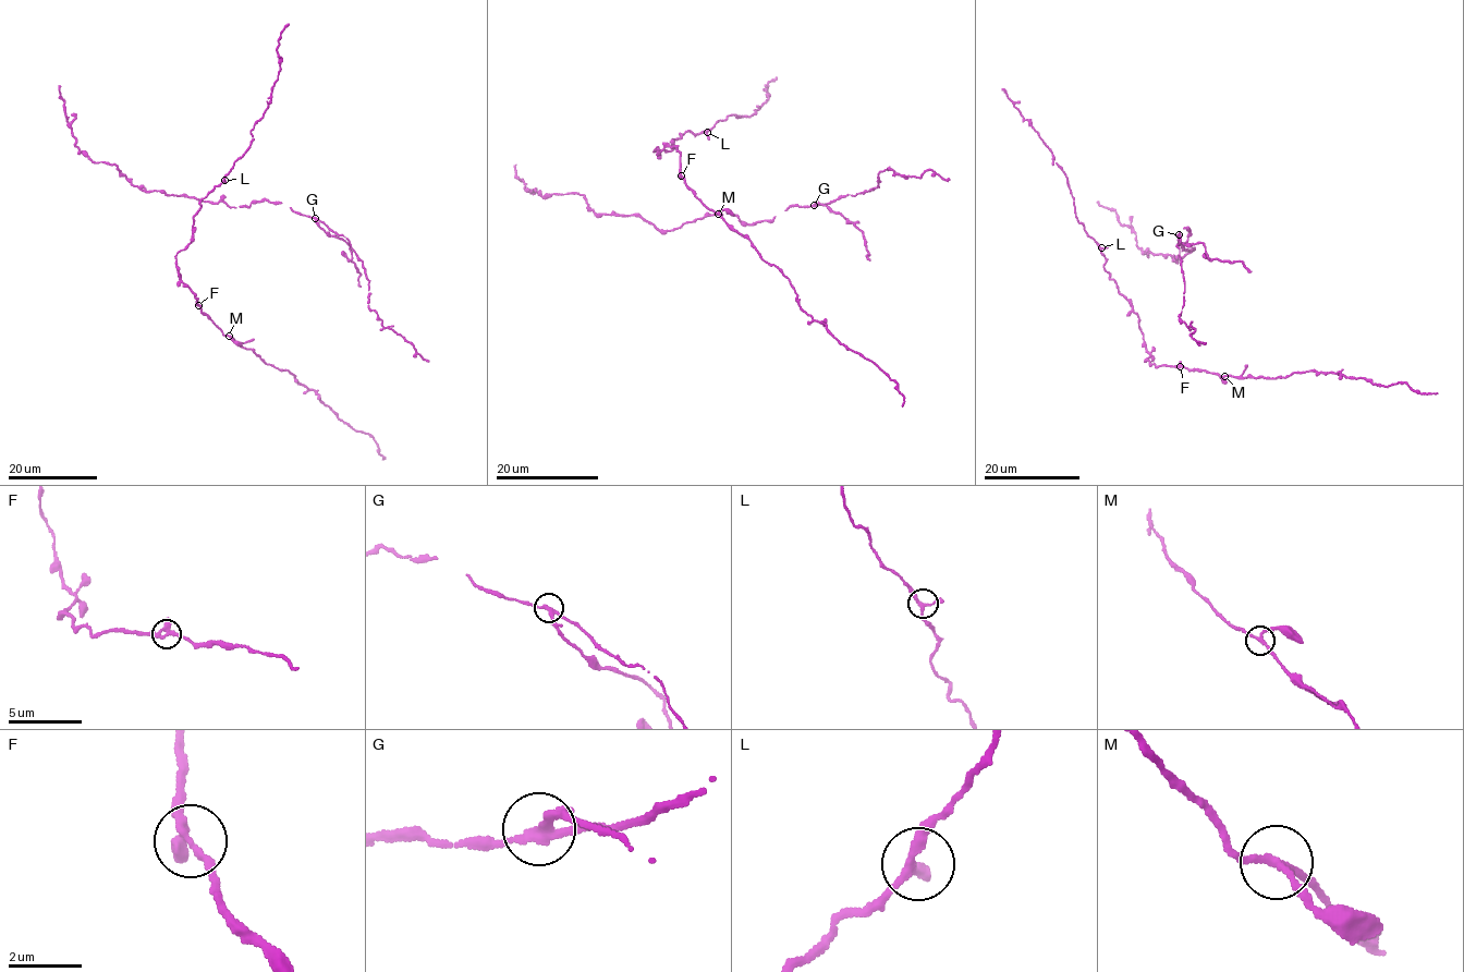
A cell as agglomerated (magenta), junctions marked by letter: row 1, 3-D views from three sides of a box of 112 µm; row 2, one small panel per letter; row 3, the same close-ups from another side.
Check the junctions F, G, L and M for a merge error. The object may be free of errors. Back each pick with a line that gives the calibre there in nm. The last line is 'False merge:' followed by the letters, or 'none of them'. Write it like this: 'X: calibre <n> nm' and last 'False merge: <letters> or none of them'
G: calibre 200 nm
False merge: G

